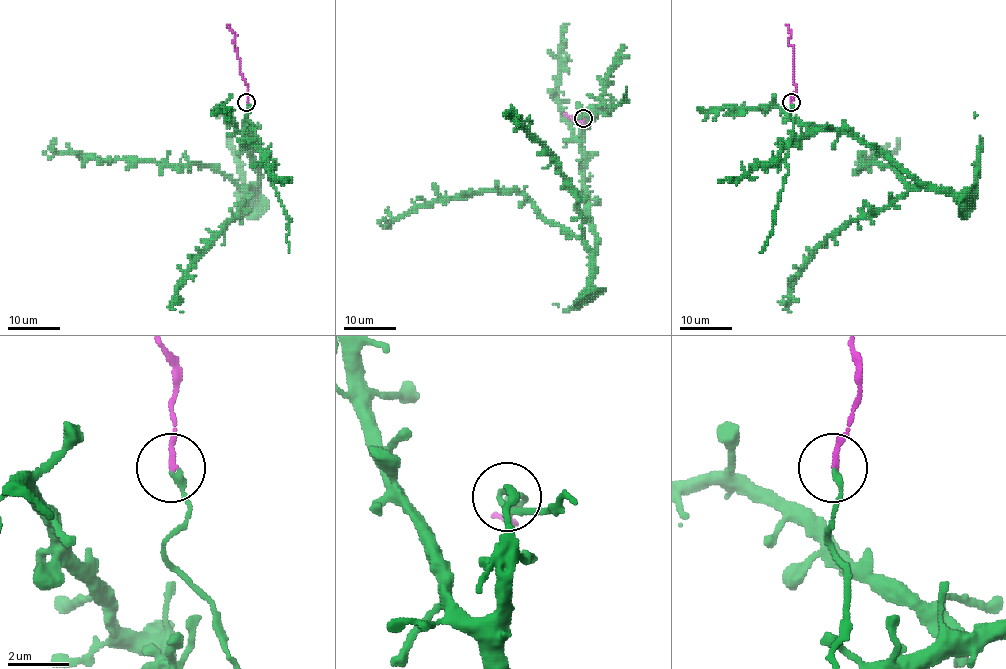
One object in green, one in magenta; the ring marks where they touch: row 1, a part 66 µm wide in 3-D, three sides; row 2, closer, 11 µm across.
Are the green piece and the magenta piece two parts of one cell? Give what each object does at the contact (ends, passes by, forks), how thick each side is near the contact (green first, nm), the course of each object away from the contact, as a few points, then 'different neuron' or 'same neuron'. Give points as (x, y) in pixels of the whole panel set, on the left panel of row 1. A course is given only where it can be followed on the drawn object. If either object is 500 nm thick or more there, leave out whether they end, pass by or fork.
green ends | magenta ends | 200/190 nm | green via (247, 103), (261, 160), (261, 153), (247, 130), (256, 184), (235, 184), (207, 166), (49, 148), (44, 155) | magenta via (247, 103), (247, 83), (239, 72), (235, 33), (227, 24) | same neuron

